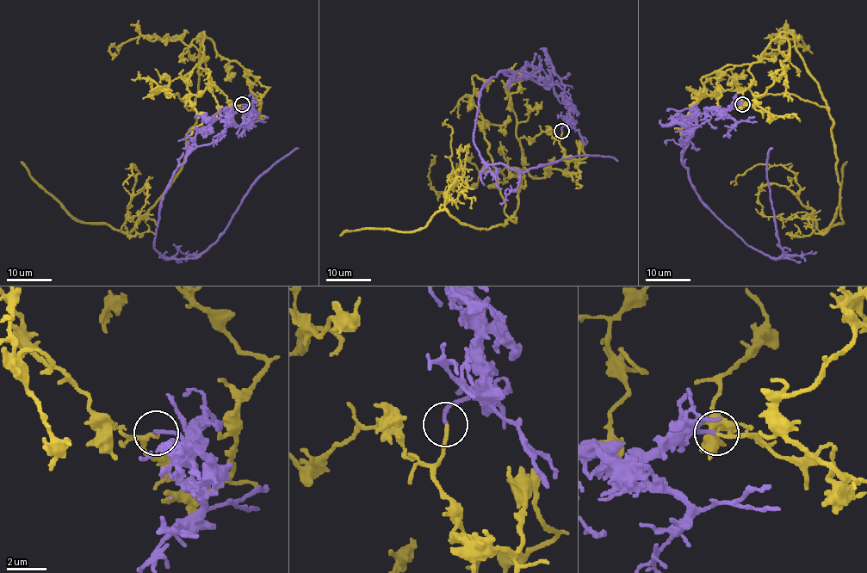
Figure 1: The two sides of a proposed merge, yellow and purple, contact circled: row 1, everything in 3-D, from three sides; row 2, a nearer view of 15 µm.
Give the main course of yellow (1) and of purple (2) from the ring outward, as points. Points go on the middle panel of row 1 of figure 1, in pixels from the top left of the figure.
1: (562, 131), (556, 140), (546, 130), (520, 138), (516, 221), (474, 228), (441, 206), (457, 181), (447, 120)
2: (562, 131), (568, 103), (548, 83), (500, 70), (482, 87), (473, 143), (488, 163), (617, 162)

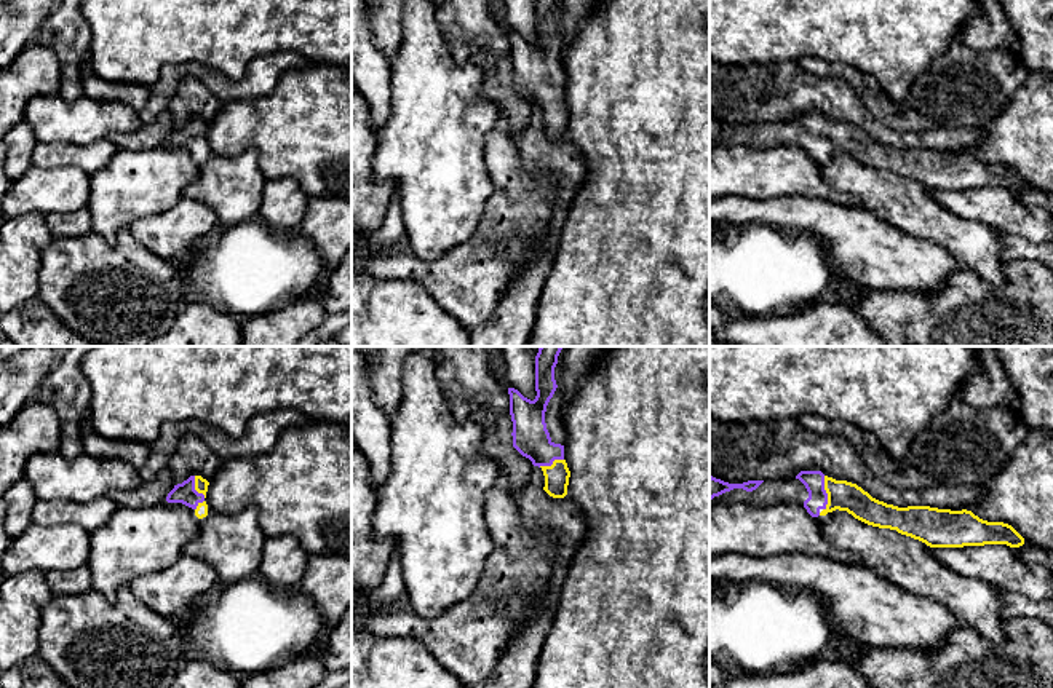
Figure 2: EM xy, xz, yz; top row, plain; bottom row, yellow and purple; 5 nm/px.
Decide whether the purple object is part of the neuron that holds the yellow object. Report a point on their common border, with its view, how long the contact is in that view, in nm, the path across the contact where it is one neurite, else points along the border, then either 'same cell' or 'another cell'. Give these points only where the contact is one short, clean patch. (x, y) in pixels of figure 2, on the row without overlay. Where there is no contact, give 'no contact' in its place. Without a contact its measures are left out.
contact yz (826, 134); length 180 nm; another cell

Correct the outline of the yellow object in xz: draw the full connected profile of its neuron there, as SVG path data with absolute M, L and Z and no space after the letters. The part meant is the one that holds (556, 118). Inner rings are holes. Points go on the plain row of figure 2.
M554 102L551 109L540 109L545 118L543 132L553 140L564 140L567 137L567 128L570 113L566 102Z

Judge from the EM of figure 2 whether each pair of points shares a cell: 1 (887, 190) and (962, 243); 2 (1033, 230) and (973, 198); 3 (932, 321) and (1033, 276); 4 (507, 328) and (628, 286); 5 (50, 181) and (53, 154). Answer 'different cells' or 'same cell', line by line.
1: same cell
2: same cell
3: same cell
4: different cells
5: different cells

